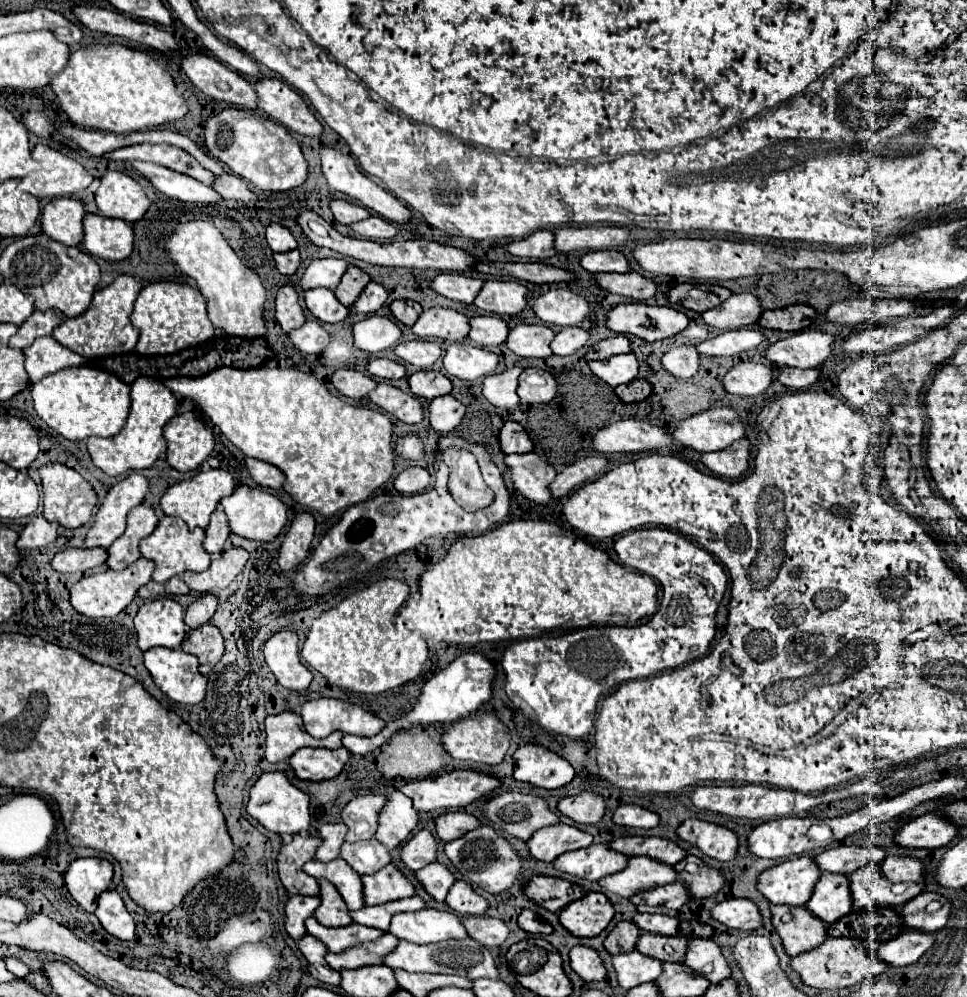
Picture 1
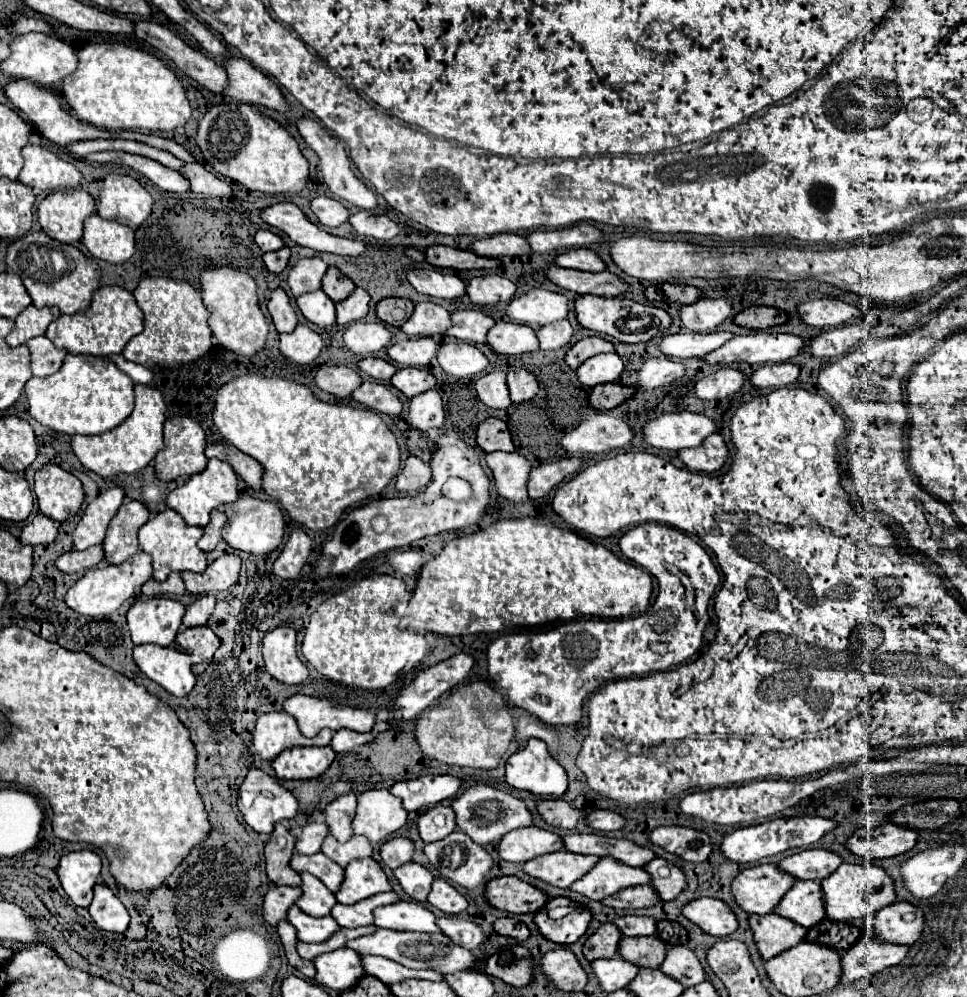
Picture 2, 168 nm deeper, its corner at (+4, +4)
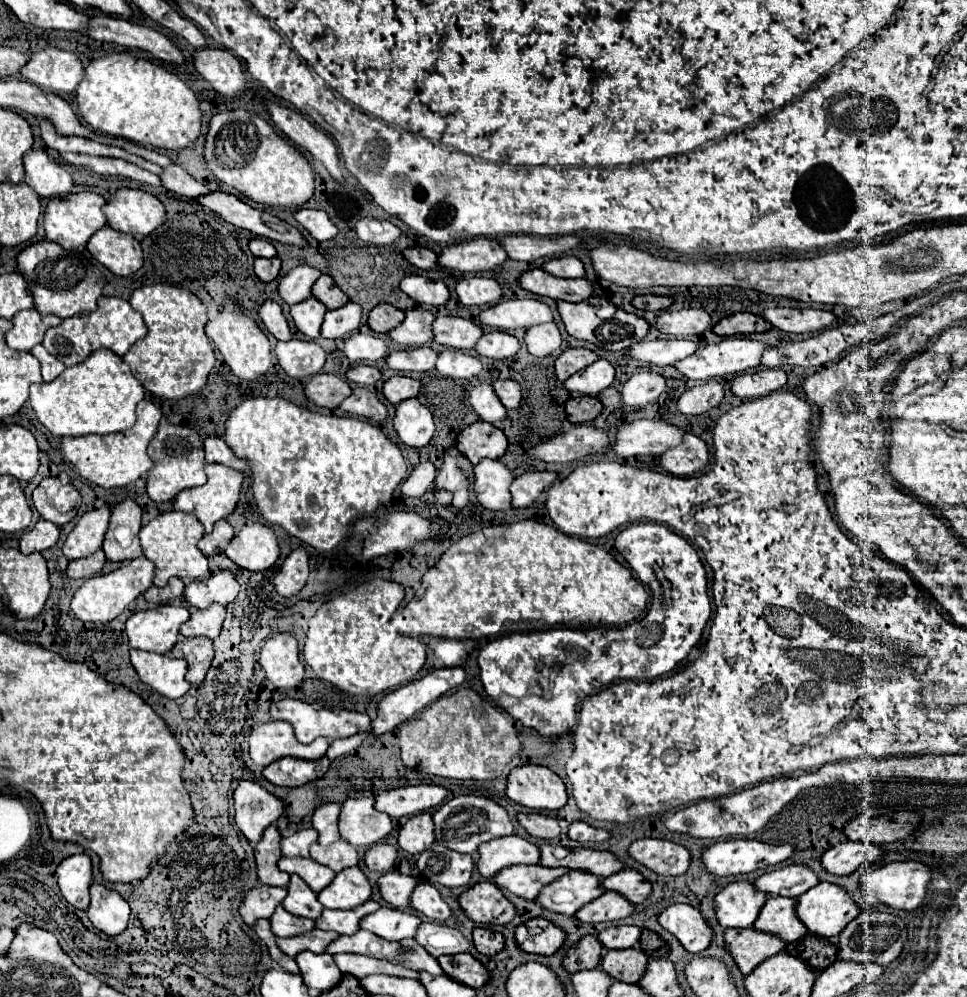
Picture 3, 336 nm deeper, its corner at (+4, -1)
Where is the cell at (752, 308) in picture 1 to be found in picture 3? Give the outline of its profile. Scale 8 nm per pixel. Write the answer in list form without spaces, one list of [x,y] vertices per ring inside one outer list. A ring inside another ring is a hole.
[[[699,308],[687,310],[663,310],[657,316],[657,328],[675,338],[691,338],[701,336],[705,330],[711,328],[711,316]]]

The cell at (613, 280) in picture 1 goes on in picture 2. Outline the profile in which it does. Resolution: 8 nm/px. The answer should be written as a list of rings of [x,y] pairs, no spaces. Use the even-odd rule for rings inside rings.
[[[551,265],[545,271],[545,277],[555,283],[561,289],[573,291],[577,295],[605,295],[605,297],[617,297],[627,291],[627,285],[609,271],[599,273],[585,273],[577,269],[561,269],[557,265]]]

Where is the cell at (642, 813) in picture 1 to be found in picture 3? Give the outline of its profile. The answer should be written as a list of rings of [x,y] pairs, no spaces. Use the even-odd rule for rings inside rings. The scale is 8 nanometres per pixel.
[[[573,822],[569,824],[569,838],[573,840],[579,840],[579,842],[603,842],[609,838],[609,832],[607,830],[601,830],[601,828],[593,828],[589,826],[587,822]]]

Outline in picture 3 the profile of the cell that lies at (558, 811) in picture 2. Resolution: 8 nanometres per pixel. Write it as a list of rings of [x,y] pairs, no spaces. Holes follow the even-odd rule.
[[[531,812],[531,814],[519,814],[517,816],[519,824],[535,838],[545,838],[545,840],[551,840],[551,838],[557,838],[561,834],[561,826],[555,818],[551,816],[545,816],[545,814],[539,814],[539,812]]]

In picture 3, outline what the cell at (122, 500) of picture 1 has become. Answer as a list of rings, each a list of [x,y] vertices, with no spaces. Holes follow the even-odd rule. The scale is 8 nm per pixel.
[[[107,506],[85,512],[75,524],[75,528],[71,530],[71,534],[67,536],[63,544],[63,554],[69,560],[77,560],[97,552],[107,534],[109,516],[111,516],[111,510]]]

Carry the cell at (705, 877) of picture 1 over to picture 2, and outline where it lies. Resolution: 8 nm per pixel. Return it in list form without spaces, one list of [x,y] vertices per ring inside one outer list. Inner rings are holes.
[[[655,857],[653,861],[645,863],[643,869],[649,873],[651,887],[655,889],[655,893],[659,895],[661,901],[675,899],[687,885],[683,871],[675,865],[669,865],[665,859]]]

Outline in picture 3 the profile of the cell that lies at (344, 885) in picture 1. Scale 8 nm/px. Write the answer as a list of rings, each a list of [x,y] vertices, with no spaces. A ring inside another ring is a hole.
[[[281,858],[279,870],[287,872],[287,874],[301,876],[313,892],[321,892],[337,876],[333,870],[321,866],[313,858]]]

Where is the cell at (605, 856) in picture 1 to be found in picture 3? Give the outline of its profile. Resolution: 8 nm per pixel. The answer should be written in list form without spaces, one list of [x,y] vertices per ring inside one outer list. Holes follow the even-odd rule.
[[[541,864],[509,866],[509,868],[503,868],[495,876],[495,882],[497,882],[499,888],[507,888],[507,890],[511,890],[517,896],[523,896],[527,900],[535,900],[537,894],[541,892],[541,886],[561,878],[567,872],[569,870],[547,868],[547,866],[541,866]]]

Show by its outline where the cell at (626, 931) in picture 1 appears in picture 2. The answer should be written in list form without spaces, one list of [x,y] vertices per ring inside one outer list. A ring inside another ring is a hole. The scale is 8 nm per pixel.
[[[605,923],[591,937],[587,937],[583,945],[583,955],[587,961],[617,957],[617,945],[621,939],[621,931],[615,927],[617,925],[613,923]]]

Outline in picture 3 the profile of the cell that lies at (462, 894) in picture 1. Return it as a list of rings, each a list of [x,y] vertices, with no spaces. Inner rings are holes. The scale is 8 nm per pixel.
[[[419,882],[411,894],[411,906],[435,922],[445,922],[451,918],[449,904],[441,898],[439,890],[429,882]]]

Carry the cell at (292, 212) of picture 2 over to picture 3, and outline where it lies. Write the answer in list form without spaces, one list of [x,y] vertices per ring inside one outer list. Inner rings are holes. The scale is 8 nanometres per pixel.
[[[211,192],[197,200],[211,212],[217,212],[223,220],[235,224],[237,228],[245,228],[257,236],[277,240],[283,244],[291,244],[291,246],[299,246],[299,248],[309,246],[305,236],[295,226],[291,226],[289,222],[285,222],[273,214],[251,208],[249,204],[241,202],[233,194]]]

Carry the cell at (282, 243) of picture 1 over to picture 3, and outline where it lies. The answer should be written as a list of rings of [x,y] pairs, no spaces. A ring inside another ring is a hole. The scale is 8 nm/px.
[[[253,238],[253,240],[249,242],[249,250],[251,250],[253,256],[257,256],[257,258],[273,258],[273,256],[277,254],[275,246],[273,246],[269,240],[265,240],[265,238]]]

